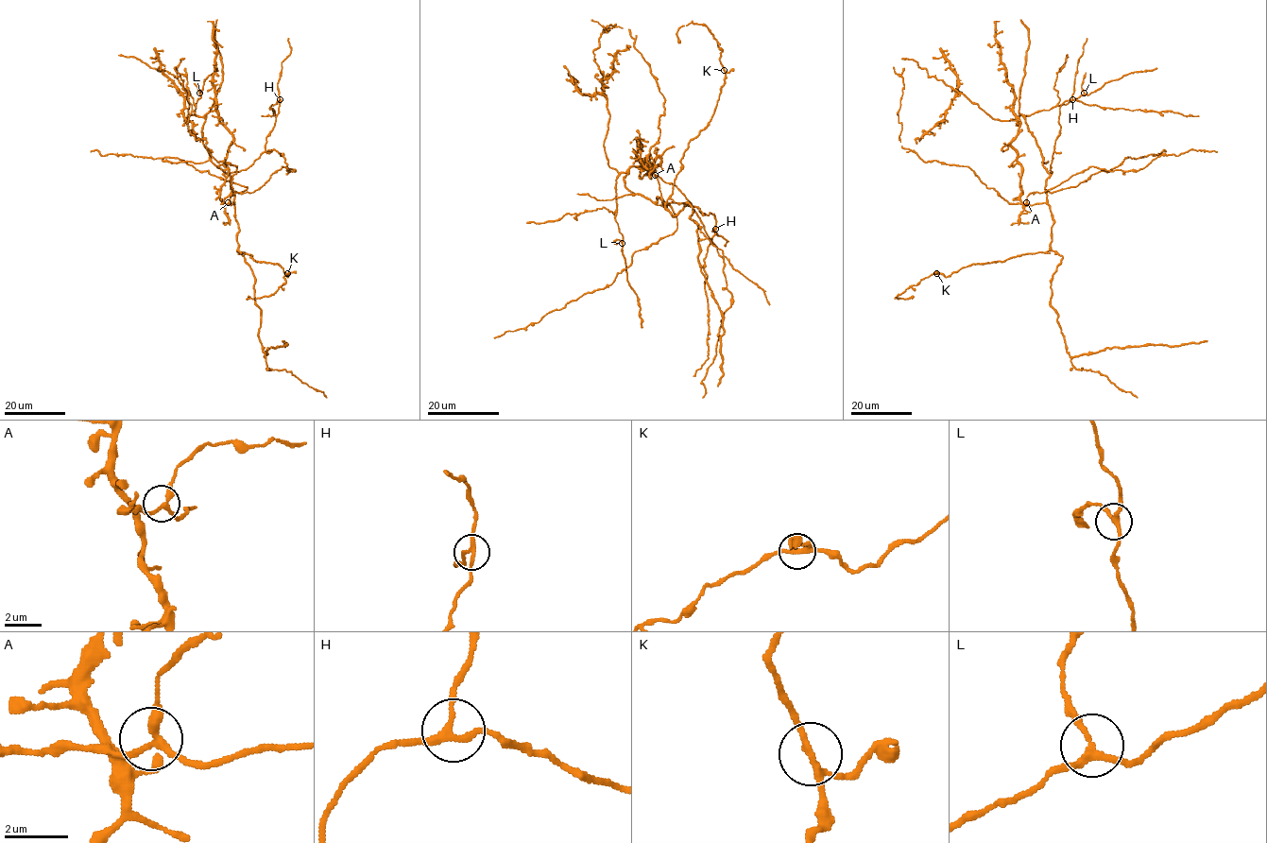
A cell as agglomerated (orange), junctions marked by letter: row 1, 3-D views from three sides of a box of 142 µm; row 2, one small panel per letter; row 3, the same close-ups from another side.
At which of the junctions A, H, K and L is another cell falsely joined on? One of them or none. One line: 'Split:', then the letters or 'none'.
Split: none

